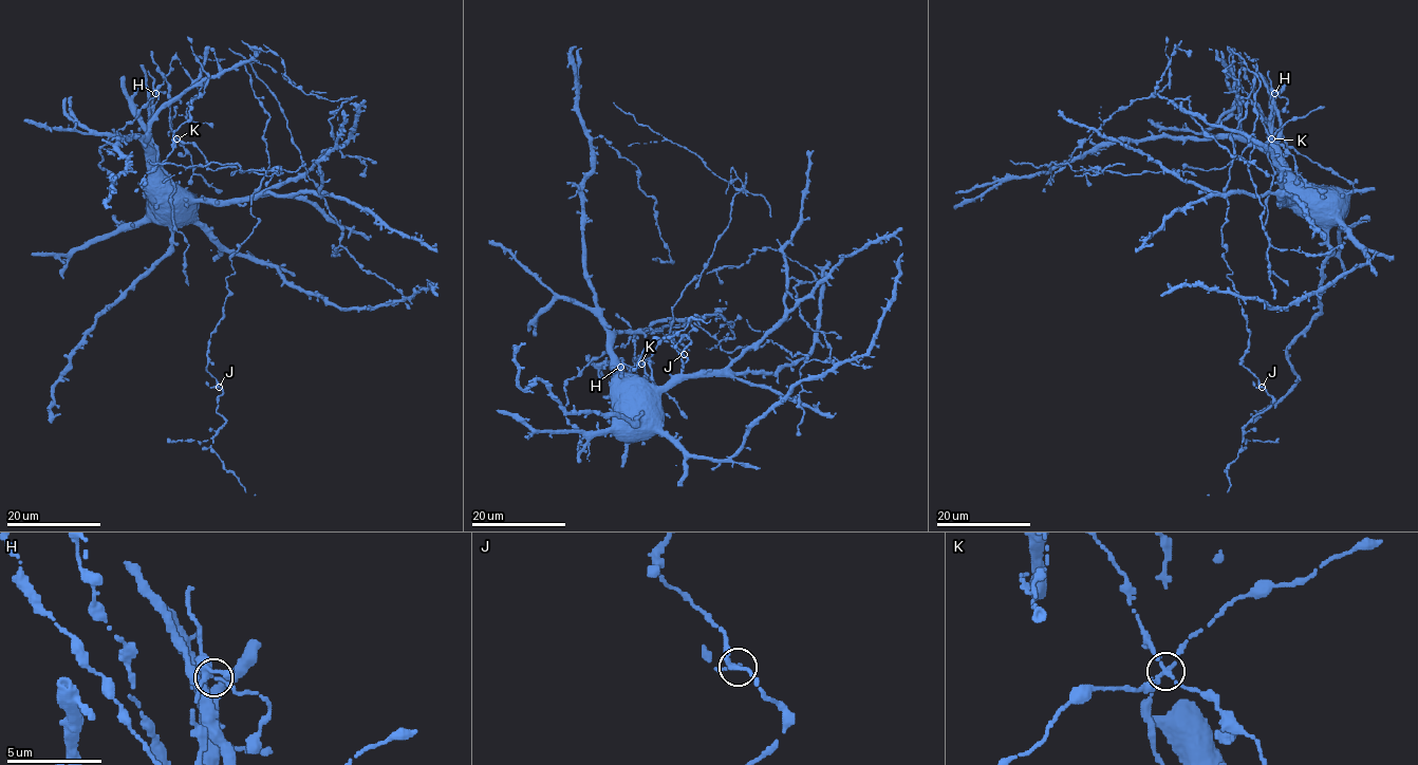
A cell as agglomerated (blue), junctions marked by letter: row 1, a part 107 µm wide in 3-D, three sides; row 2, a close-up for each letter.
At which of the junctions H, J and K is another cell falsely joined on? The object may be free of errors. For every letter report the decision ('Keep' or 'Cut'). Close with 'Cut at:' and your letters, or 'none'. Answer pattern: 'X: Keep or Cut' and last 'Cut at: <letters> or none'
H: Keep
J: Keep
K: Cut
Cut at: K

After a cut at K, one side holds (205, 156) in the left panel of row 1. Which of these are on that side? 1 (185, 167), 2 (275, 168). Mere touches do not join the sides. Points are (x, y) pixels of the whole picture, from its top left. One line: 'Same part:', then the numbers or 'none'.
Same part: 1, 2

